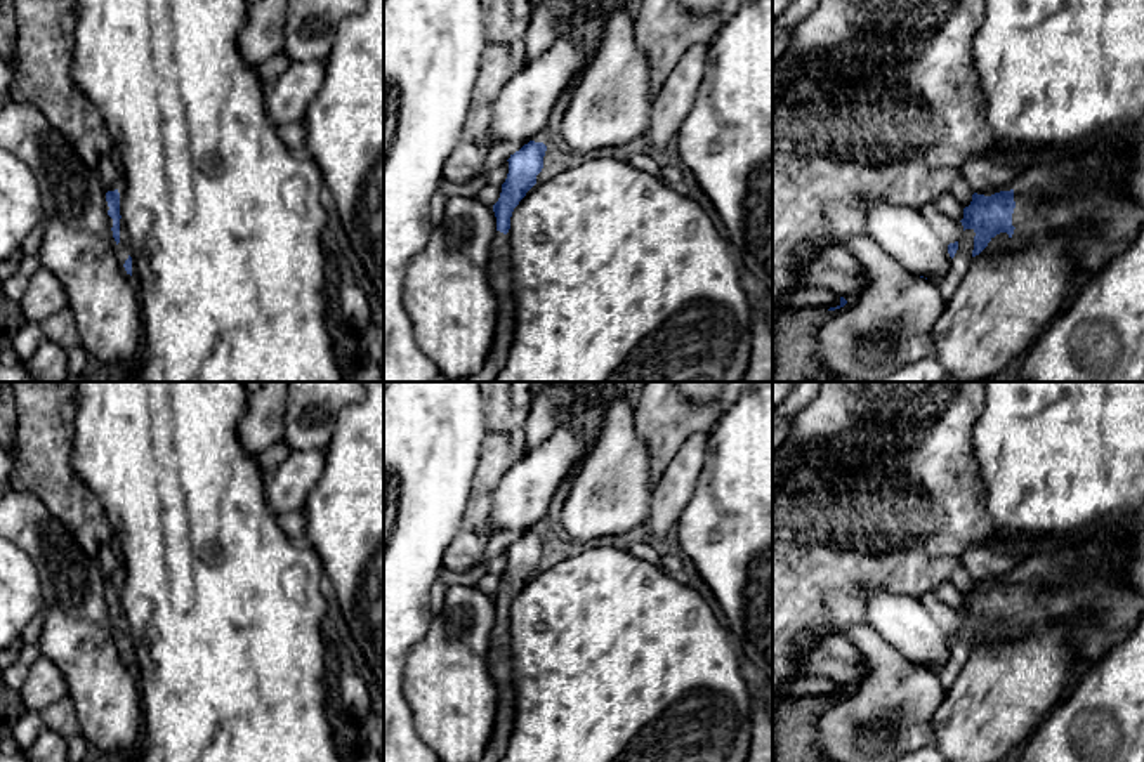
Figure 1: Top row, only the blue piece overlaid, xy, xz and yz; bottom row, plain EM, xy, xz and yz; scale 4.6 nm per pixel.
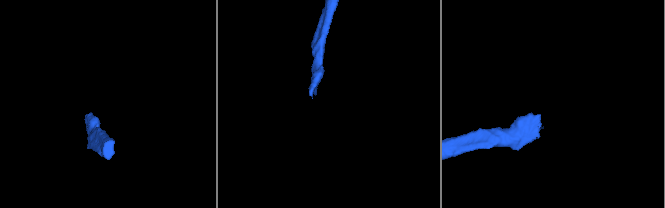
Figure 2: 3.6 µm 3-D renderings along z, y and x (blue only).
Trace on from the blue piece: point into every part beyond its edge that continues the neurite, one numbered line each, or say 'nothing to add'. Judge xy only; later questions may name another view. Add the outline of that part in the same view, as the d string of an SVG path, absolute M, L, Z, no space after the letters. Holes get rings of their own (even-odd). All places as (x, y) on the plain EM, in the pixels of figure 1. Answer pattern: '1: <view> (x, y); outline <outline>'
1: xy (122, 639); outline M120 608L120 630L116 632L113 628L113 637L115 637L115 644L116 647L125 653L125 649L128 647L130 644L130 630L128 630L128 620L123 613L123 609Z

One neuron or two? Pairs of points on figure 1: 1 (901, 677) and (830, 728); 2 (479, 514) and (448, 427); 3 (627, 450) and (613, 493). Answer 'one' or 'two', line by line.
1: one
2: two
3: one

